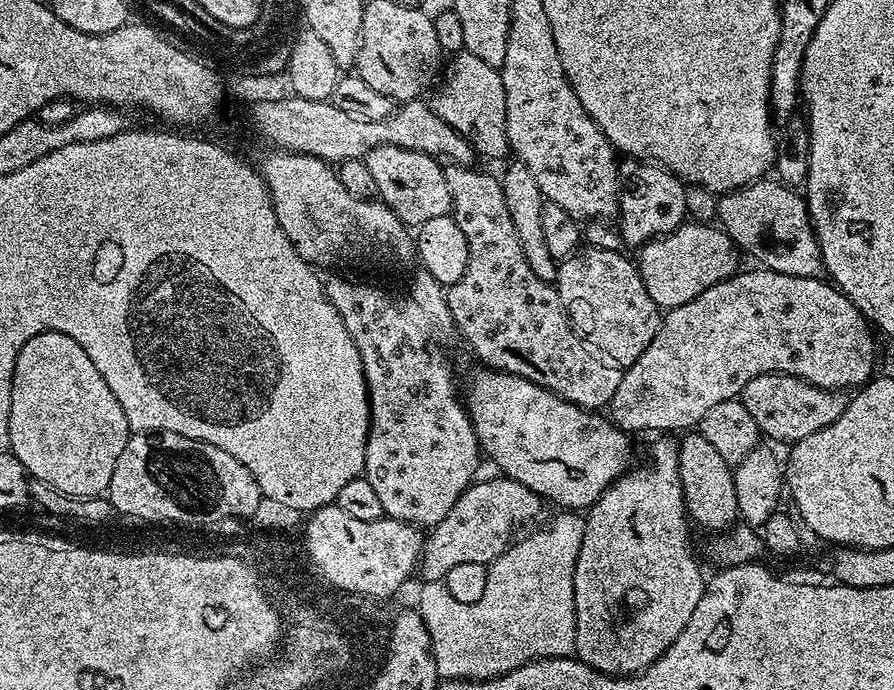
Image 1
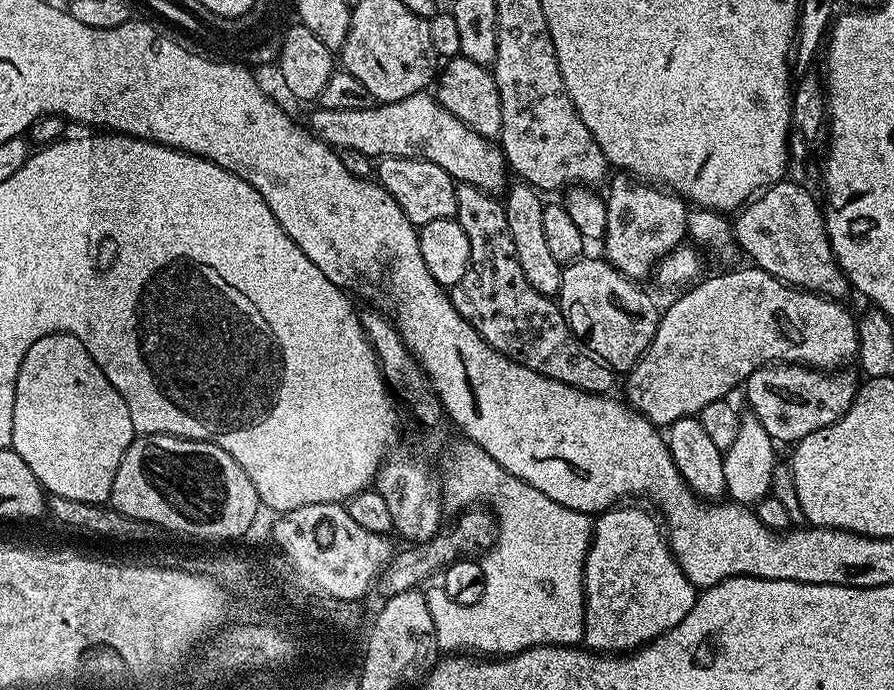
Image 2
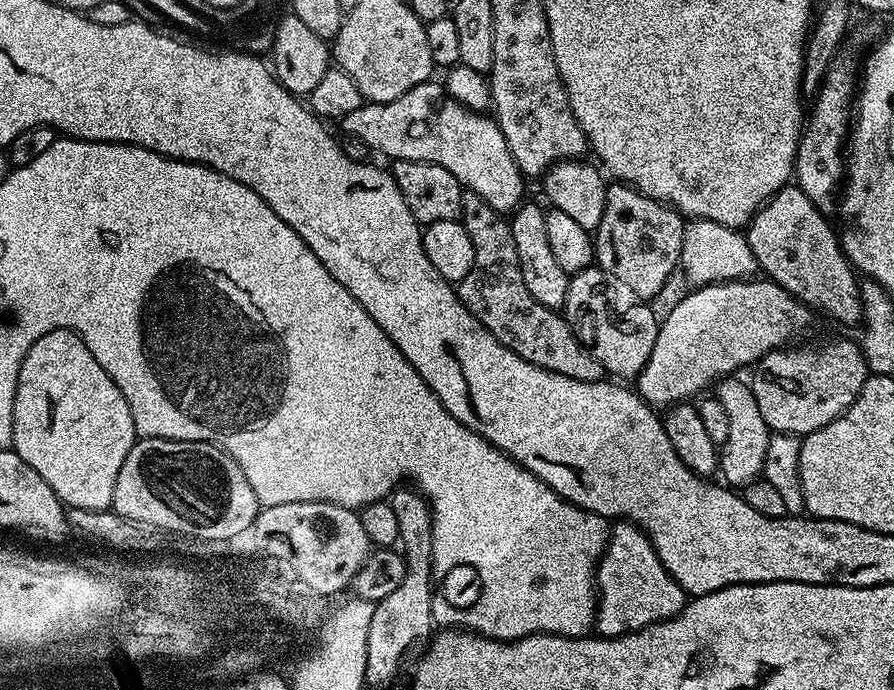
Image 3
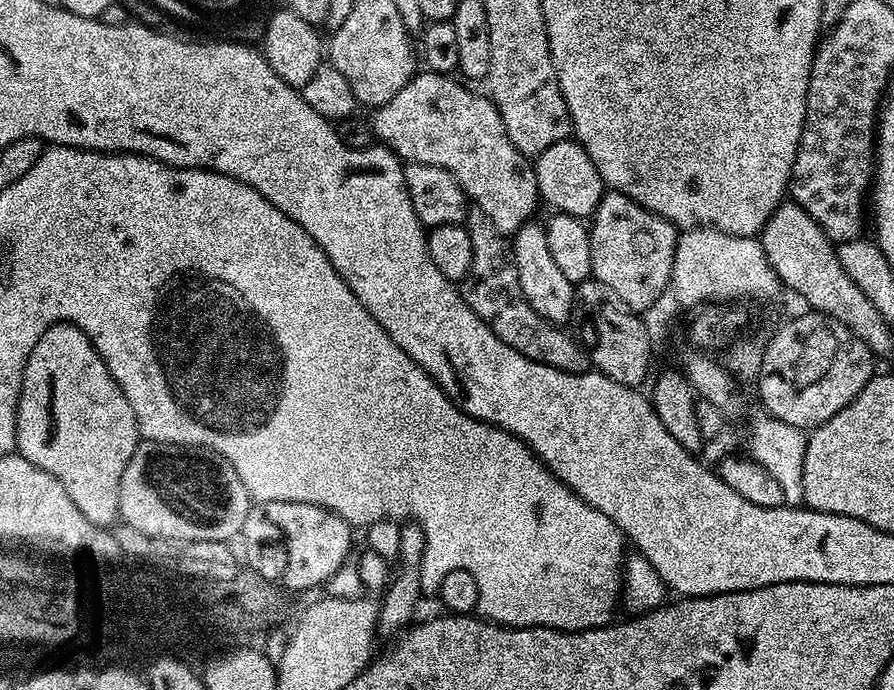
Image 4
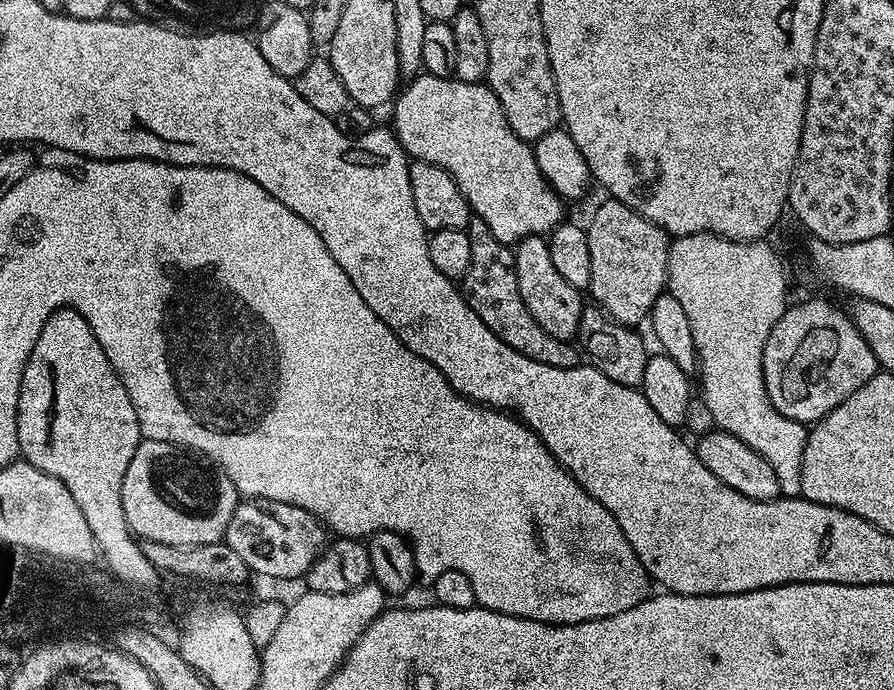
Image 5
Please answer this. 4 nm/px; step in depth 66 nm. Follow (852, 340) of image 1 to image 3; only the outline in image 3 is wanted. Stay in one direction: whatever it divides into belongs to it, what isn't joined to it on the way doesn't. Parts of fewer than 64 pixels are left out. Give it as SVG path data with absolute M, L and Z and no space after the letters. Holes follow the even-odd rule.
M745 278L726 280L722 284L702 284L693 287L672 309L668 317L659 321L658 338L646 366L634 381L635 391L640 397L657 410L667 409L674 404L682 404L699 397L717 382L739 373L739 368L747 369L755 365L767 352L793 343L795 336L800 336L812 324L813 309L794 299L782 286L767 278Z

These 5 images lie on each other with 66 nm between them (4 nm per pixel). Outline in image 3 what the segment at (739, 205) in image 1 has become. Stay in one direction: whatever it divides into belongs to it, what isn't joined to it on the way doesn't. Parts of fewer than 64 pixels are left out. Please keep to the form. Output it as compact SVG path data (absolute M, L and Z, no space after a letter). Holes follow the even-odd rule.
M782 187L763 204L748 224L746 235L750 250L754 250L759 271L801 304L807 304L817 313L825 312L840 324L859 325L865 313L861 285L856 284L857 277L840 246L837 229L834 224L832 228L828 219L800 188Z

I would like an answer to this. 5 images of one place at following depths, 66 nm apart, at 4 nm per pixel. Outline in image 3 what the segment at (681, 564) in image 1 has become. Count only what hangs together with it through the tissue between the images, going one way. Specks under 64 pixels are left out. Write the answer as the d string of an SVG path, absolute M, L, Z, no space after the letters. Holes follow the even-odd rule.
M631 522L611 525L608 545L599 564L595 565L596 606L595 631L601 636L624 636L663 620L674 618L685 606L686 593L662 566L648 533Z

